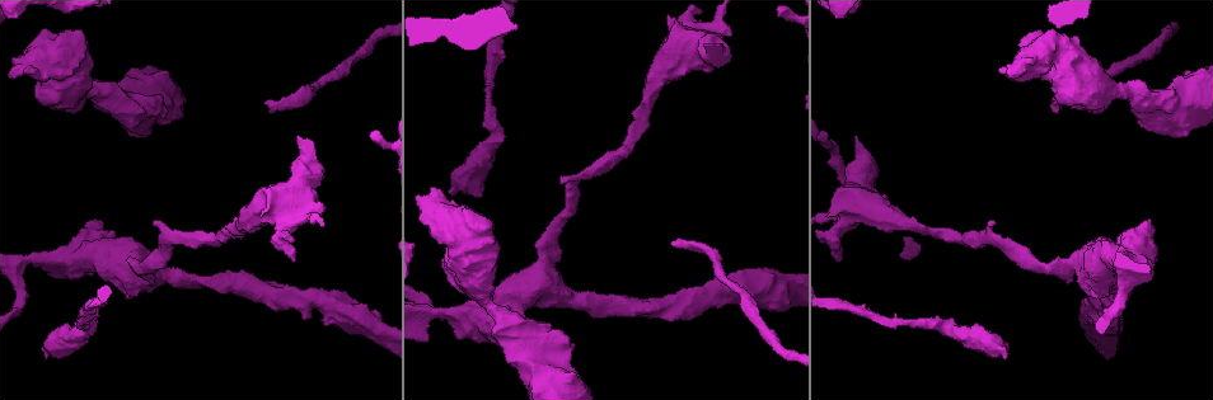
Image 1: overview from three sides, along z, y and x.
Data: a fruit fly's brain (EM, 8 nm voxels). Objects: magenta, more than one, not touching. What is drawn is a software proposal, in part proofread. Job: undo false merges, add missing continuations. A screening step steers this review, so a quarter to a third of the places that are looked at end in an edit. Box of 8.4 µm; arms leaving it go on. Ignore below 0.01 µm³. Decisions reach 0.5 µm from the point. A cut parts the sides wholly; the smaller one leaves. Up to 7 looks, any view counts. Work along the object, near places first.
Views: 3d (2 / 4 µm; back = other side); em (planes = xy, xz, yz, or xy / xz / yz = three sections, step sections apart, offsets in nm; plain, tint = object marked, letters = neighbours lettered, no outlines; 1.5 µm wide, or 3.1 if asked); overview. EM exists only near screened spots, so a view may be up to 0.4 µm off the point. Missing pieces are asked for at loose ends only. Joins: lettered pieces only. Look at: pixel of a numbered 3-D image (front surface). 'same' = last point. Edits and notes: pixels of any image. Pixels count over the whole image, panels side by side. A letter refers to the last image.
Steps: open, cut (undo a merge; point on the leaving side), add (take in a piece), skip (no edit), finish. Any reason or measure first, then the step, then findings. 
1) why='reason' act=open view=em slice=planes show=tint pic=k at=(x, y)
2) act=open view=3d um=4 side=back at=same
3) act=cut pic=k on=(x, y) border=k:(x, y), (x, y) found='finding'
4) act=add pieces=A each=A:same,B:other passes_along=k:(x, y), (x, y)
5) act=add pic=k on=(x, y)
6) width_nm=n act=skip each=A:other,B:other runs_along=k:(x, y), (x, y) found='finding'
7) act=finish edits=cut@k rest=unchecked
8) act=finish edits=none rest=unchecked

why='calibre changes' act=open view=em slice=planes show=letters pic=1 at=(281, 241)

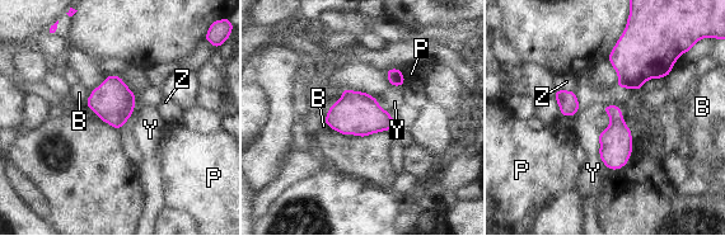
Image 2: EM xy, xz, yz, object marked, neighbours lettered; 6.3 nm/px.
width_nm=280 longest_contact=Y:260nm act=skip each=B:other,P:other,Y:other,Z:other found='continuous, no second cell'

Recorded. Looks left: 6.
why='an open end' act=open view=em slice=planes show=tint pic=1 at=(1052, 103)

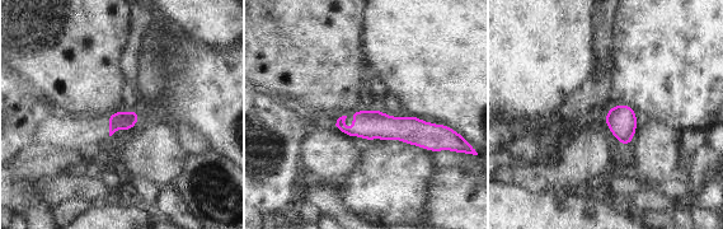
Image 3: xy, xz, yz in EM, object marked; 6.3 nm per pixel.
why='what lies round it' act=open view=em slice=planes show=letters at=same

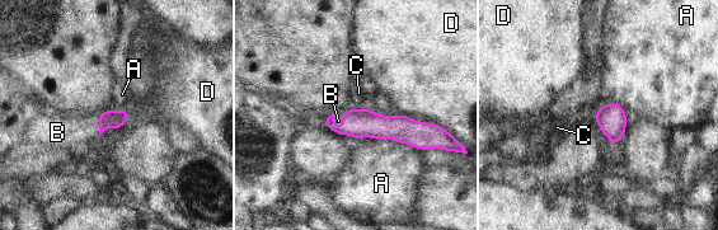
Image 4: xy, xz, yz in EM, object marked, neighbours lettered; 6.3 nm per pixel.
width_nm=110 longest_contact=A:400nm act=add pieces=B each=A:other,B:same,C:other,D:other found='it goes on there'

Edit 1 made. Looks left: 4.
act=open view=overview

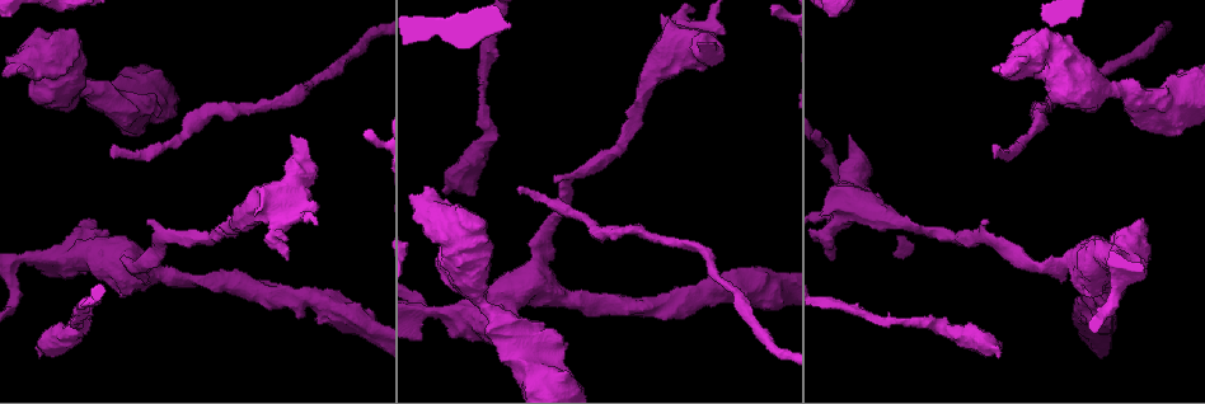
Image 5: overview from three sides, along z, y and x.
why='free end' act=open view=3d um=2 pic=5 at=(553, 181)

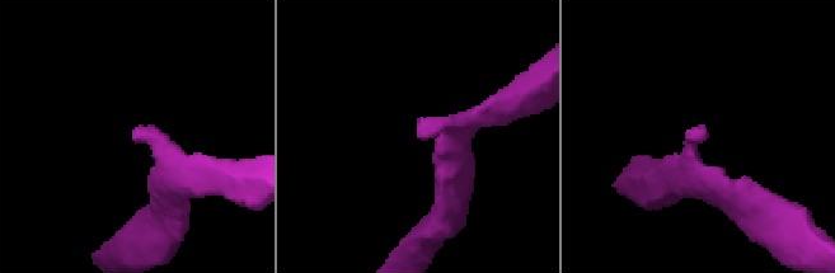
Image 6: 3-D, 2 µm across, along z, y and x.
act=open view=em slice=planes show=letters pic=6 at=(703, 137)

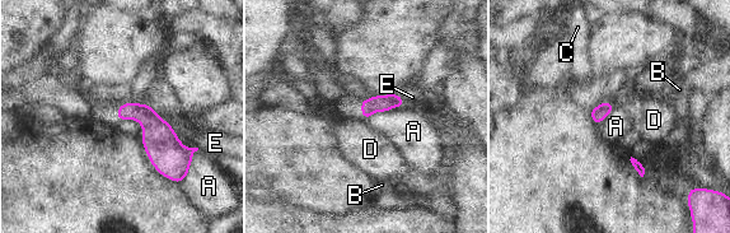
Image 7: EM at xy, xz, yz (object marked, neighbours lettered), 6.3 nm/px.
act=skip each=A:other,B:other,C:other,D:other,E:other border=7:(169, 125), (197, 149), (187, 175) found='none of them fits'

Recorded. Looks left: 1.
act=finish edits=add@4 rest=unchecked

